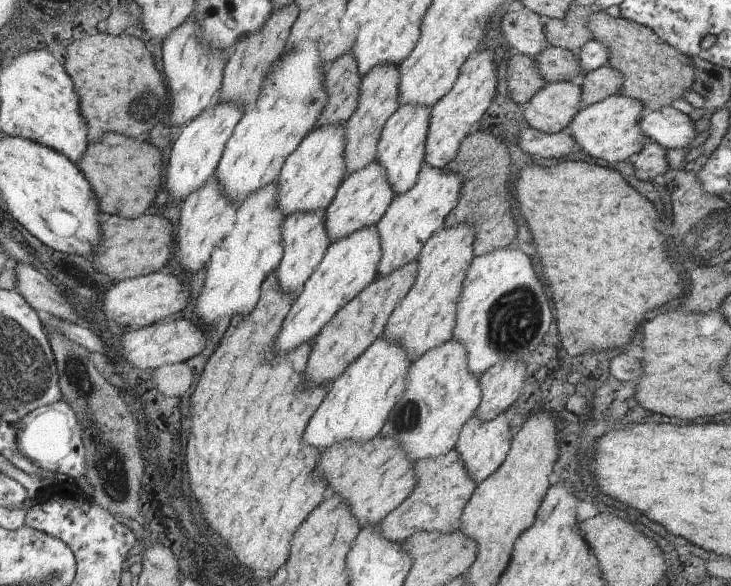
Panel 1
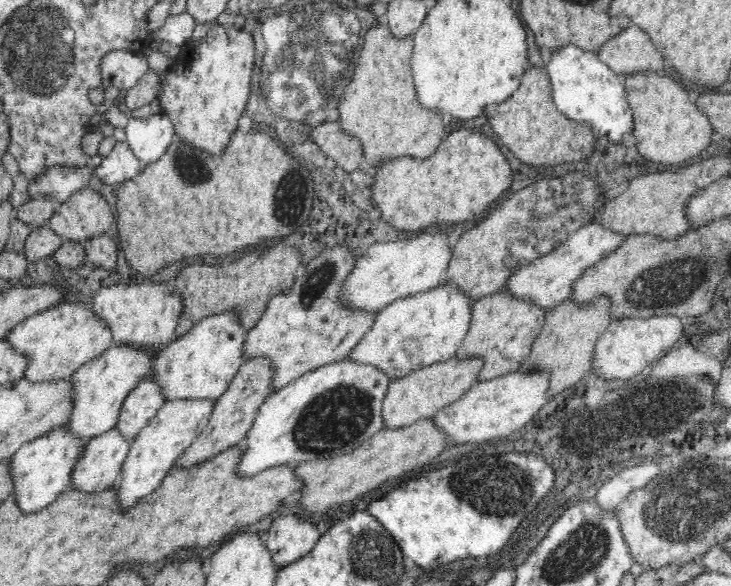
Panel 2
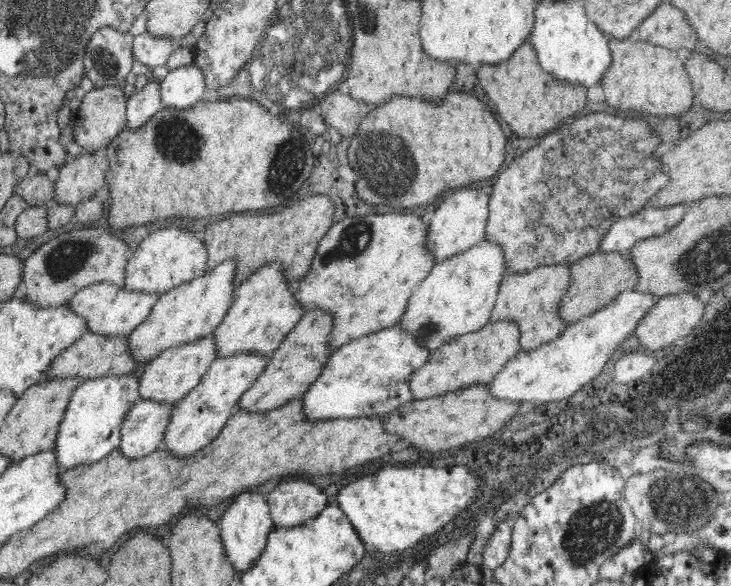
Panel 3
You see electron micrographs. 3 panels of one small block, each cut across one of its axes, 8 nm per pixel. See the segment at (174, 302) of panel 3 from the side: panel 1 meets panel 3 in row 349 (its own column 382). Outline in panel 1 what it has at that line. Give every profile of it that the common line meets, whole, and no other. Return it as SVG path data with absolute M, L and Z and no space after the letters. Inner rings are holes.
M403 105L388 121L380 137L378 162L385 168L389 183L395 191L395 198L408 194L416 185L425 164L426 142L432 109L418 105Z

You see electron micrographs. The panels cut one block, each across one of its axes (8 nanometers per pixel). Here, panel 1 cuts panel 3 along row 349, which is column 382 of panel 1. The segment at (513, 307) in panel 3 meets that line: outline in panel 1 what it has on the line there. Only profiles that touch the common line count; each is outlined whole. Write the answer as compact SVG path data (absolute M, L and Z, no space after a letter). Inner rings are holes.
M456 448L439 458L422 459L414 466L419 484L413 495L380 524L380 534L390 542L403 544L416 532L439 532L445 535L458 532L463 526L462 515L465 508L478 488L475 479L468 474L467 467Z

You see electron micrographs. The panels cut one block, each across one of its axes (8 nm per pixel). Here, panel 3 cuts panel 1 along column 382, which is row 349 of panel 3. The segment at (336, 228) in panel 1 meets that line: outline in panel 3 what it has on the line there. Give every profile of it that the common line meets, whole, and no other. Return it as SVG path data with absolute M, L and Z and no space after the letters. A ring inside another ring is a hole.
M210 333L200 340L184 341L184 344L166 348L144 368L141 376L141 397L144 400L160 400L175 403L180 401L192 388L196 388L209 372L210 366L218 357L217 333Z

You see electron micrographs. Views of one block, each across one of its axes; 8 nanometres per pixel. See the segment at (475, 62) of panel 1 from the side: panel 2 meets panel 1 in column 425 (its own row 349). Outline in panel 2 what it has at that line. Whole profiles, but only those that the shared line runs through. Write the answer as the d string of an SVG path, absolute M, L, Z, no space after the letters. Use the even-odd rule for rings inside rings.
M144 278L143 281L131 280L128 284L113 283L98 290L91 306L95 315L109 324L115 344L124 343L160 351L179 336L175 330L183 309L183 298L175 290L173 282L152 282Z

